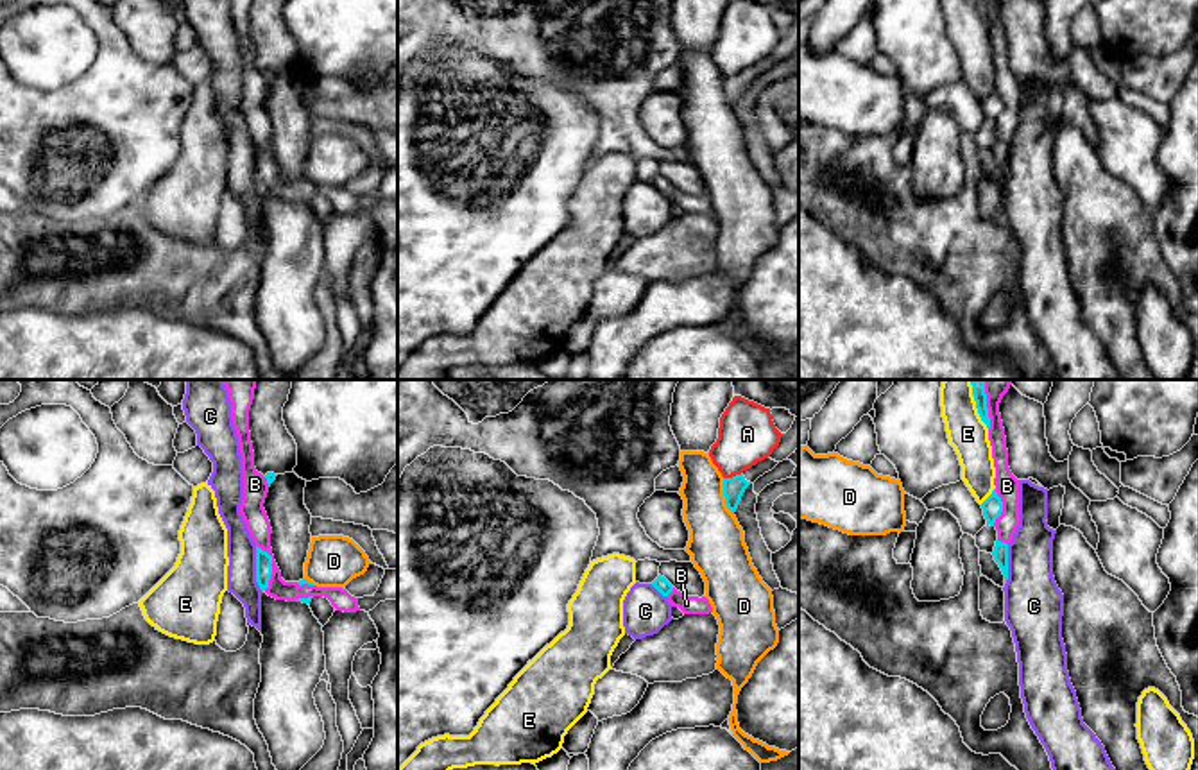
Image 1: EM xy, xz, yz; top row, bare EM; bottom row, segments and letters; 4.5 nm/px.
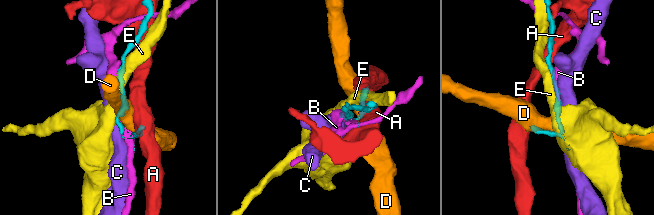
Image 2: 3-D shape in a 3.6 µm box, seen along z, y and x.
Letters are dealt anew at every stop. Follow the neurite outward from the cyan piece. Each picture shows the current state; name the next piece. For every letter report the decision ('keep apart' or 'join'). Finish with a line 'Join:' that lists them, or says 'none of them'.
A: keep apart
B: join
C: keep apart
D: keep apart
E: keep apart
Join: B

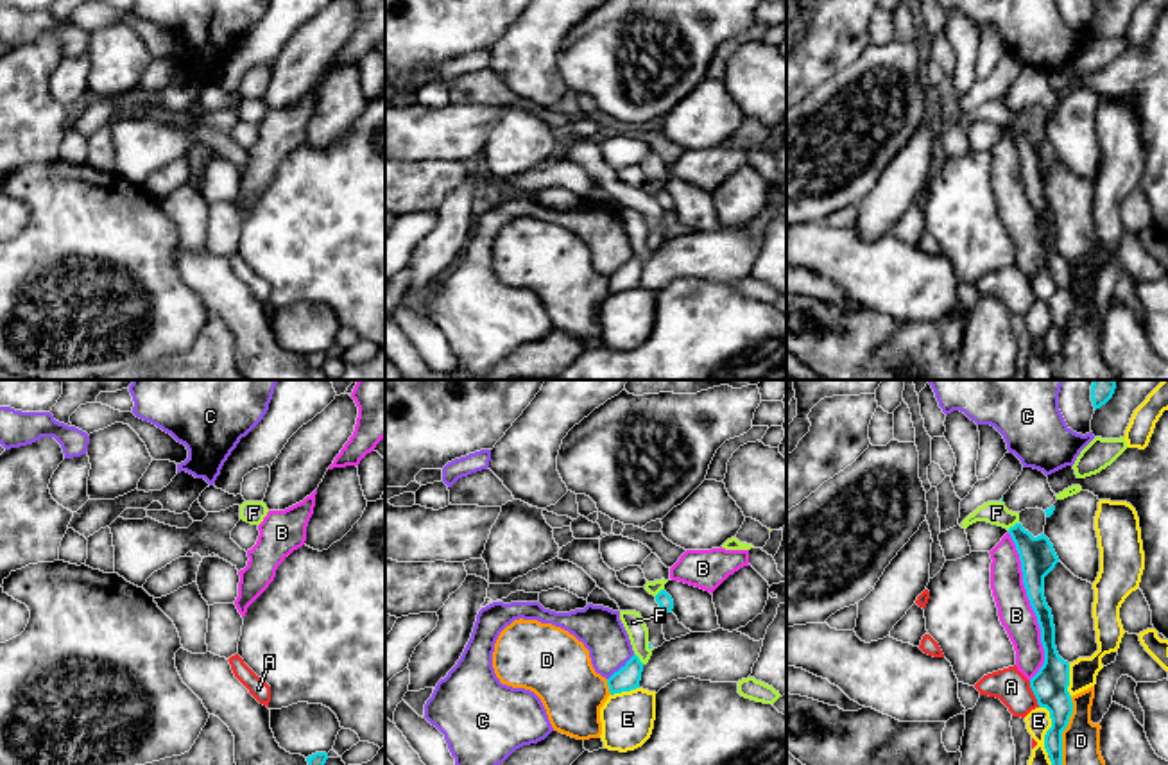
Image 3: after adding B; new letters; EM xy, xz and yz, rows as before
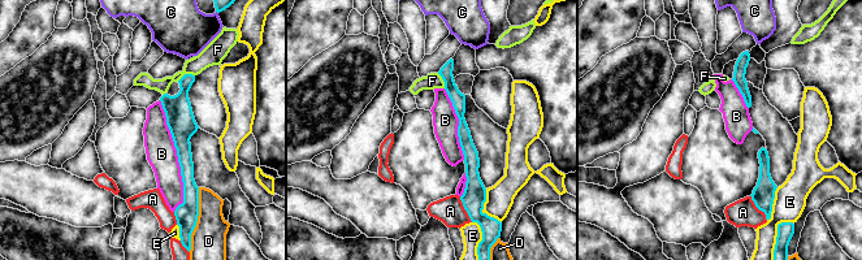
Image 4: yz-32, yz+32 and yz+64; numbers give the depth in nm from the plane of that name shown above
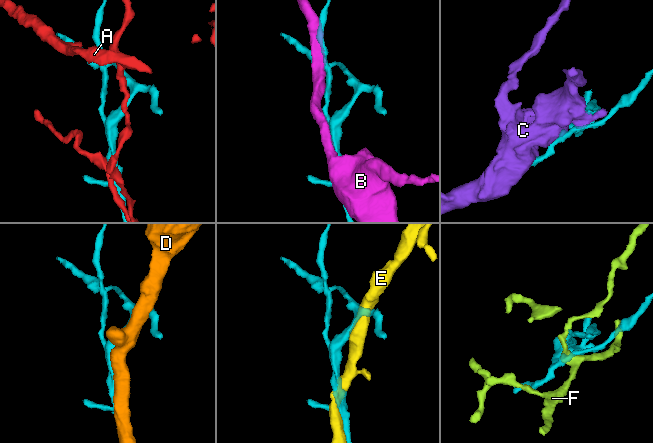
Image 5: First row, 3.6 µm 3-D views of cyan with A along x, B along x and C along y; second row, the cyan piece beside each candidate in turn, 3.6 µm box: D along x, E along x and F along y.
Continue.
A: keep apart
B: keep apart
C: keep apart
D: keep apart
E: keep apart
F: keep apart
Join: none of them

